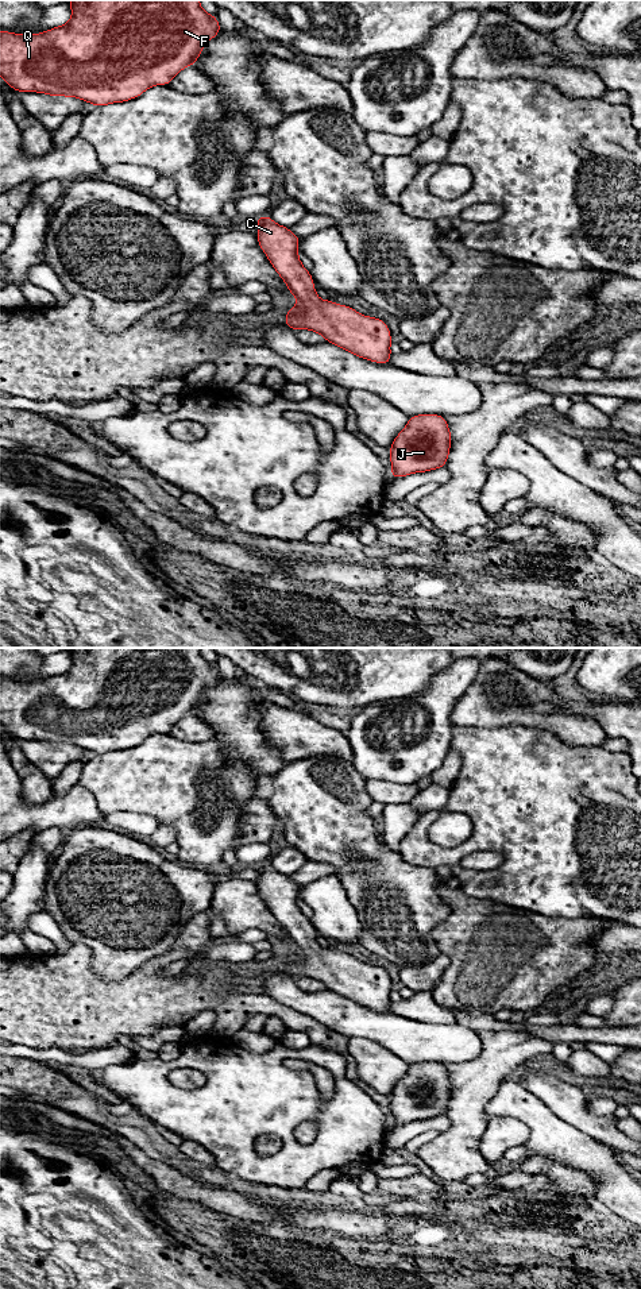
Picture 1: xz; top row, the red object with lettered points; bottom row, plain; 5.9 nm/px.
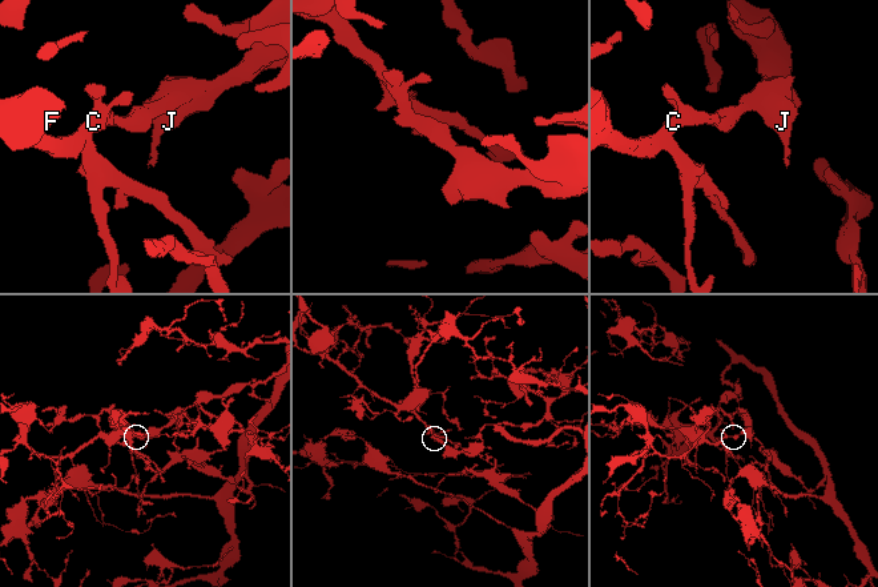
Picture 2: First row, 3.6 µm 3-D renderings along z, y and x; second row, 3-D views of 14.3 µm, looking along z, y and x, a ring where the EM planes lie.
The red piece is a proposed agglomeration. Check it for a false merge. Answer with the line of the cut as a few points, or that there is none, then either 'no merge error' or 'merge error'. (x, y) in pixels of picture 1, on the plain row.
cut none; no merge error

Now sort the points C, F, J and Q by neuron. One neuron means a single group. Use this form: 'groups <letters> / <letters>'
groups C F J Q

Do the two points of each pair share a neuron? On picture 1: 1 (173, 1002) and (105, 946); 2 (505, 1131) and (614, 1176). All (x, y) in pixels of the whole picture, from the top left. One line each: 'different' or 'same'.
1: different
2: different

